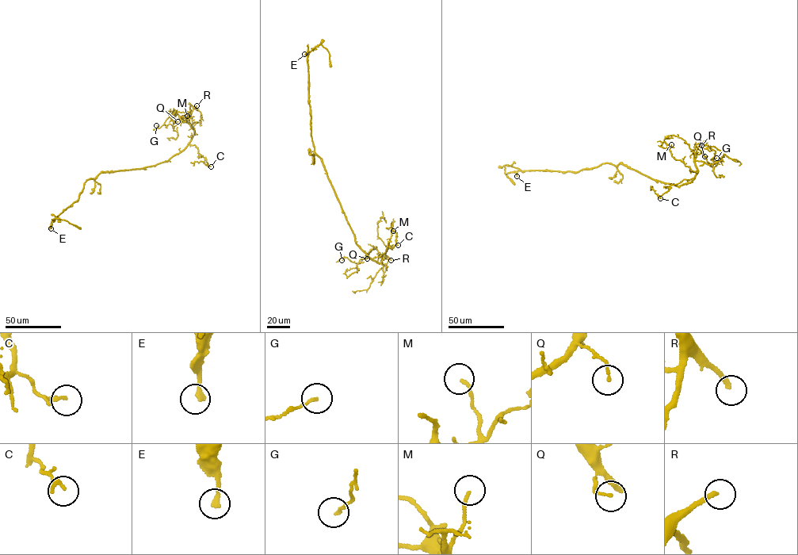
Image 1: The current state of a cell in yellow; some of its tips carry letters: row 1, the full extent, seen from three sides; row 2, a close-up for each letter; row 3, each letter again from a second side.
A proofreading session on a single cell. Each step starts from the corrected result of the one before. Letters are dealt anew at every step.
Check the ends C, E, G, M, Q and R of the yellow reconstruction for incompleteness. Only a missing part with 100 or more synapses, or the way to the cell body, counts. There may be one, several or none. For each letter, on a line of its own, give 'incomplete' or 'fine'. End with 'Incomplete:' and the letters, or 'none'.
C: fine
E: fine
G: fine
M: fine
Q: fine
R: incomplete
Incomplete: R

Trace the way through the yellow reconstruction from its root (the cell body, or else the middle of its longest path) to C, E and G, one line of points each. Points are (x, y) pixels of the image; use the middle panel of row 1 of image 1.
C: (331, 184), (355, 242), (361, 250), (372, 259), (383, 253), (387, 246), (398, 245)
E: (331, 184), (322, 159), (314, 151), (311, 134), (307, 55), (304, 54)
G: (331, 184), (355, 243), (372, 259), (379, 263), (382, 258), (374, 247), (359, 263), (345, 257), (341, 260)

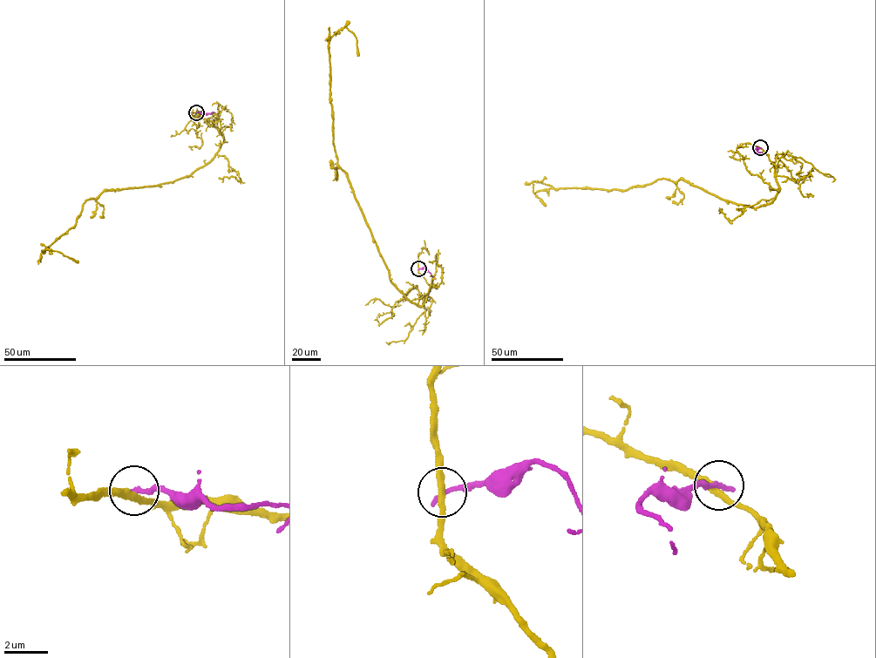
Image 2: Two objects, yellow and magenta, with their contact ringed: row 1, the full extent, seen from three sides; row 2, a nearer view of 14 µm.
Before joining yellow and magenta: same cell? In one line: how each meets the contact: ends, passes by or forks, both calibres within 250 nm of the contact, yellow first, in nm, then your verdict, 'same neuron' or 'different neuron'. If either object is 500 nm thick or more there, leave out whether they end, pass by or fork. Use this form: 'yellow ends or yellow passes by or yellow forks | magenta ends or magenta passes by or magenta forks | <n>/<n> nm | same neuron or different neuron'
yellow passes by | magenta ends | 280/240 nm | different neuron

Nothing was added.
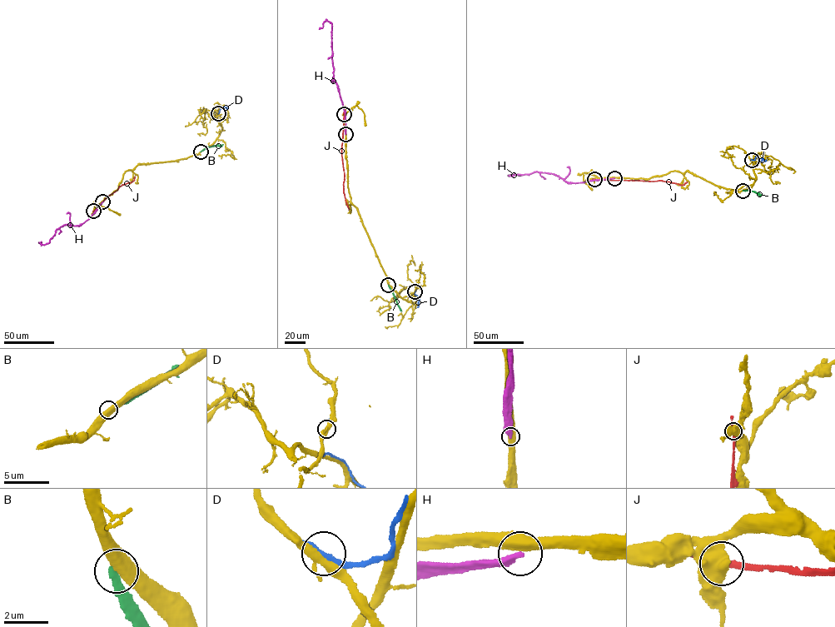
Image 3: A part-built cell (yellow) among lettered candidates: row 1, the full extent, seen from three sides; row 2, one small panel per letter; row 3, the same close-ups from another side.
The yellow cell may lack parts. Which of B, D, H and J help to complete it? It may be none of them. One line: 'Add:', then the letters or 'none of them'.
Add: none of them

